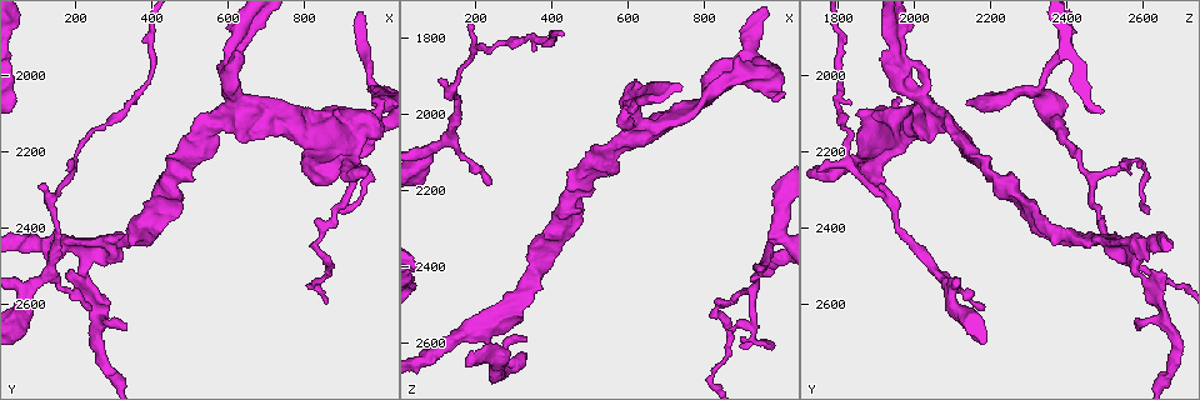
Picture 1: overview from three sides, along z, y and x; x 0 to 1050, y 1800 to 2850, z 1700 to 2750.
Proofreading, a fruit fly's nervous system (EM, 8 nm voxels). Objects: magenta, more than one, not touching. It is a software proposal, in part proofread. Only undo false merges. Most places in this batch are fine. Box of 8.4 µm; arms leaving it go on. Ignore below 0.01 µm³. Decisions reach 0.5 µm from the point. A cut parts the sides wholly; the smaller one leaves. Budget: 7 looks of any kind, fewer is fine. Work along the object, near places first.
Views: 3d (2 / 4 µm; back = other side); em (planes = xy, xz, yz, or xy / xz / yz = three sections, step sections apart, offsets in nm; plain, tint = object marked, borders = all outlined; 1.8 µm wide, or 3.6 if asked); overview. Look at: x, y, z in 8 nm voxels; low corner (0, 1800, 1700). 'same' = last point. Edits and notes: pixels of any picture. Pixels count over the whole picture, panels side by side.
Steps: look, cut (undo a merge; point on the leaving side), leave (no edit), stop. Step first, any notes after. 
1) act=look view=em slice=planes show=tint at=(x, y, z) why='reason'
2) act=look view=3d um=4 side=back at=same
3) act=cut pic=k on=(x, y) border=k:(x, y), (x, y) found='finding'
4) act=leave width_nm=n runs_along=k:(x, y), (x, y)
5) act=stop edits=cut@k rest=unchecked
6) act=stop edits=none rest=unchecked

act=look view=em um=3.6 slice=xy step=16 show=tint at=(940, 2240, 2610) why='sharp bend'

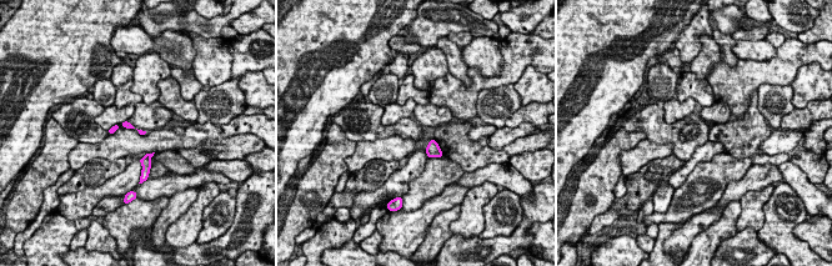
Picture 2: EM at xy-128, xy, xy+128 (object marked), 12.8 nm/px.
act=look view=em um=3.6 slice=planes show=tint at=same

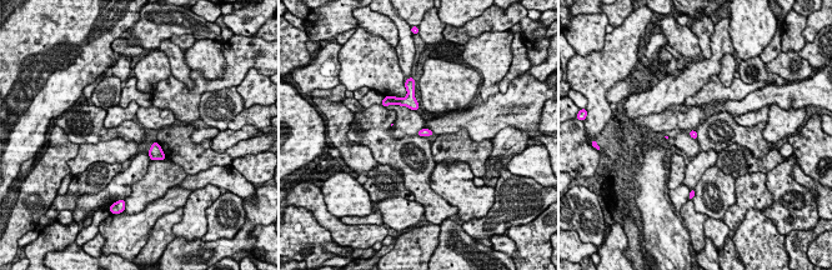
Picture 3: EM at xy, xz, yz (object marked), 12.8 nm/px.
act=leave found='one neuron here'

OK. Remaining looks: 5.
act=look view=3d um=2 at=(230, 2440, 2560) why='three-way junction'

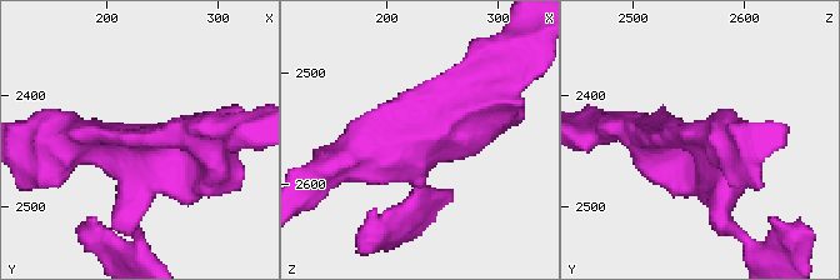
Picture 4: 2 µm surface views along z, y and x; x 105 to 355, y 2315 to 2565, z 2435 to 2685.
act=look view=em slice=planes show=tint at=(232, 2444, 2566)

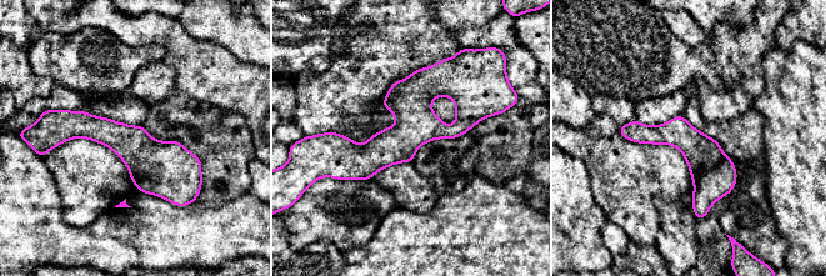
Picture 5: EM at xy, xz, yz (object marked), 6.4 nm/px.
act=cut pic=5 on=(717, 182) border=5:(724, 156), (695, 185) found='a second neuron is stuck on'

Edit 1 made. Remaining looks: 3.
act=look view=overview why='see it whole again'

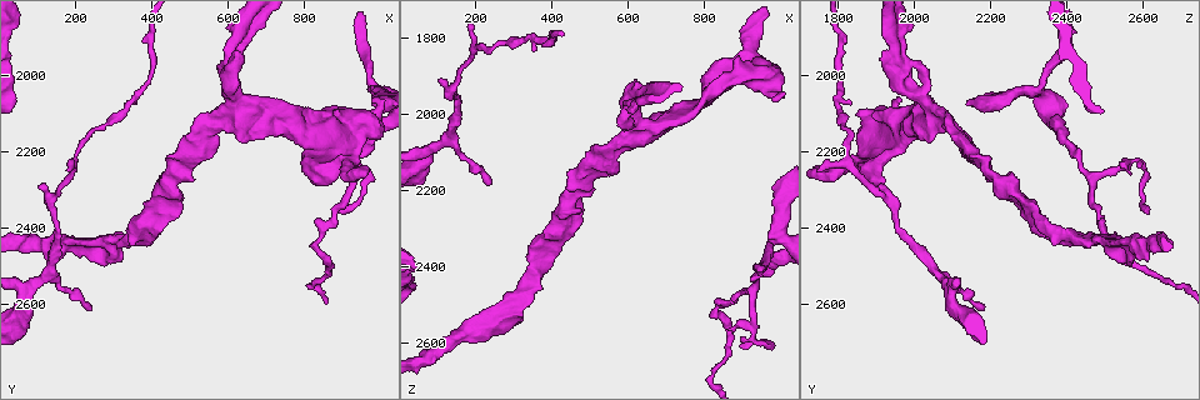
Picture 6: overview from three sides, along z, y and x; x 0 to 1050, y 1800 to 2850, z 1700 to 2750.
act=look view=em slice=planes show=borders at=(635, 2120, 2050) why='sudden change in width'

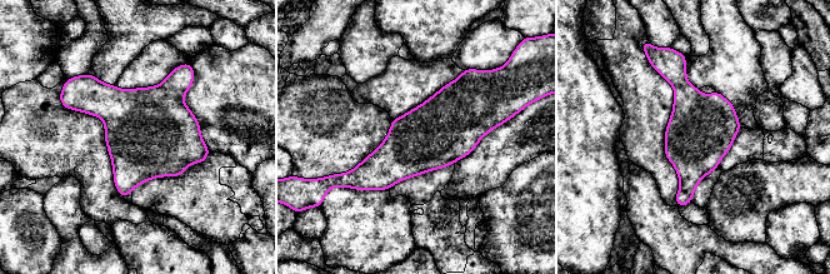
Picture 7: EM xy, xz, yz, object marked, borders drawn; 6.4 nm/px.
act=leave found='continuous, no second neuron'

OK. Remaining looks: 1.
act=stop edits=cut@5 rest=unchecked

